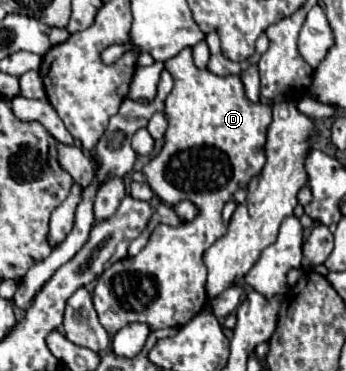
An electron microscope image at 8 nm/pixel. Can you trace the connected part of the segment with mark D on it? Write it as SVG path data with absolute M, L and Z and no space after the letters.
M184 47L174 59L168 59L164 65L166 65L166 69L170 71L170 75L174 77L174 89L172 89L170 95L166 97L166 109L164 109L164 111L166 111L166 119L168 119L168 129L166 129L166 135L164 135L166 143L164 143L162 151L160 151L148 165L142 167L142 175L146 177L148 187L162 199L162 202L174 205L182 201L182 199L188 199L188 201L192 201L192 203L198 205L200 213L198 213L198 217L196 217L194 221L182 223L180 227L172 227L165 224L158 225L156 229L152 231L152 235L150 235L150 239L148 239L148 245L146 245L136 257L124 257L124 259L120 259L120 261L112 263L112 265L98 277L98 283L96 283L96 287L94 287L92 299L94 299L94 307L96 307L96 311L98 311L100 323L102 323L102 327L104 327L110 335L114 335L116 331L120 331L120 329L126 327L128 323L136 323L136 321L138 321L138 323L146 323L146 325L150 327L150 331L164 329L164 327L176 327L176 329L178 329L178 327L186 325L194 315L198 315L198 313L202 311L202 307L204 307L204 303L206 303L206 299L208 299L206 289L204 289L204 287L206 287L206 267L204 267L204 263L202 263L202 255L204 255L204 251L218 239L218 235L224 235L224 231L226 231L226 225L222 223L222 207L232 199L232 195L234 195L236 189L248 187L250 179L252 179L254 175L258 175L258 173L262 171L264 163L266 163L264 145L266 145L266 131L268 131L268 125L270 125L270 105L248 101L246 95L244 95L242 81L240 81L238 75L218 77L218 75L214 75L214 73L210 73L210 71L200 71L200 69L194 65L194 61L192 61L192 49L190 49L190 47Z

